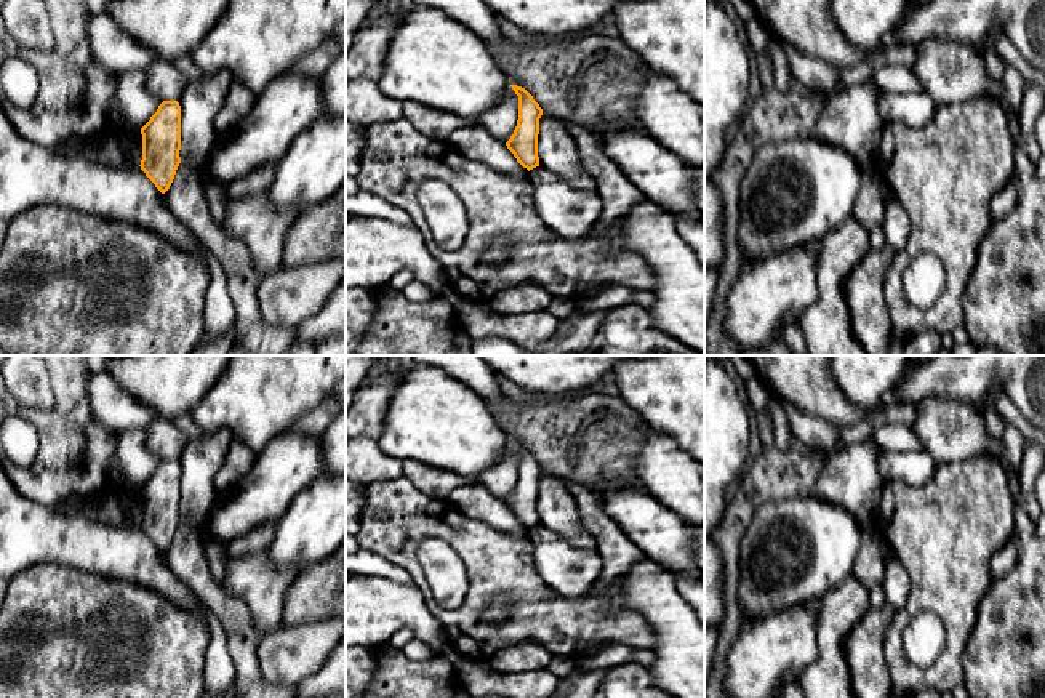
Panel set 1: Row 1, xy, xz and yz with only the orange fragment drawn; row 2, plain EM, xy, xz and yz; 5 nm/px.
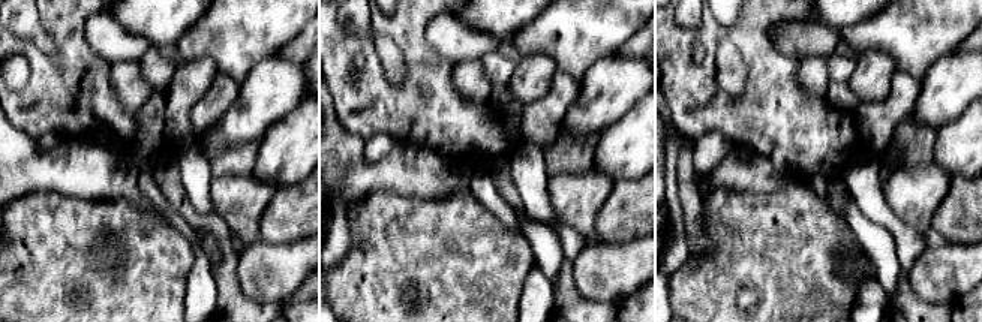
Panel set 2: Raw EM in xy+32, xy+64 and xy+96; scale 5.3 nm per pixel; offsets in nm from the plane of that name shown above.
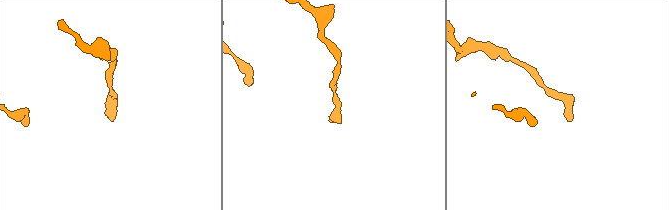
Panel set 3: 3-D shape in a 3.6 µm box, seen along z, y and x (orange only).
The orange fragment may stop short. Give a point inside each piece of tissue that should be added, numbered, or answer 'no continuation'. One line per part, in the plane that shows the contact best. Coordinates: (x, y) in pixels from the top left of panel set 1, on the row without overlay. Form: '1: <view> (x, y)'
no continuation

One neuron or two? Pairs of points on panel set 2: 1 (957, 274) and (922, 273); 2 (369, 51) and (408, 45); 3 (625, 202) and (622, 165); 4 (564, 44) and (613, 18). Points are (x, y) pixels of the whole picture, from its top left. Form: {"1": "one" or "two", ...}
{"1": "one", "2": "one", "3": "two", "4": "one"}

